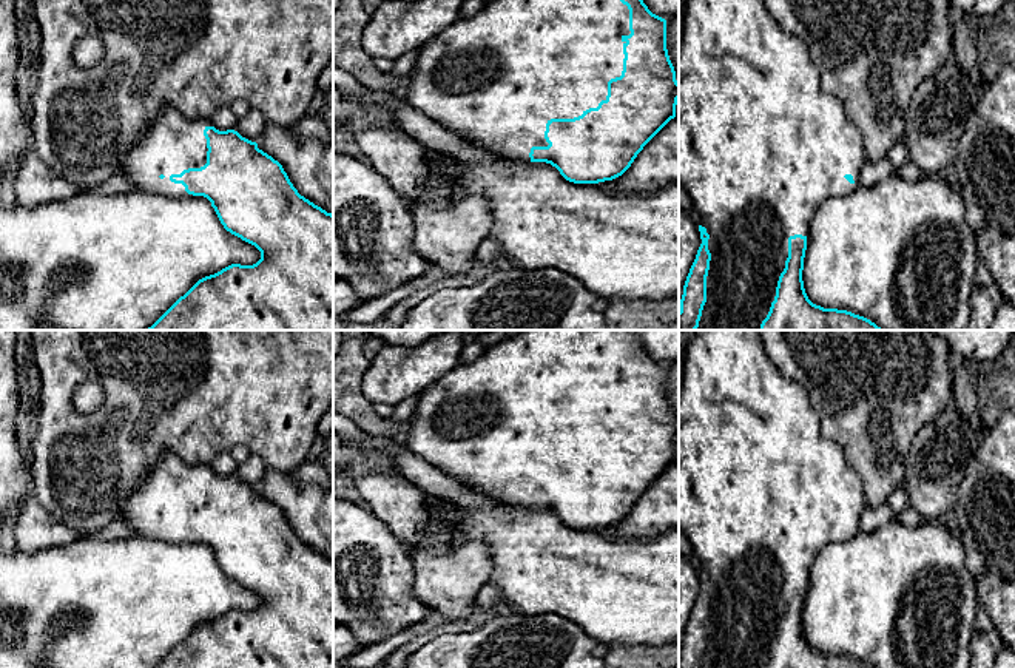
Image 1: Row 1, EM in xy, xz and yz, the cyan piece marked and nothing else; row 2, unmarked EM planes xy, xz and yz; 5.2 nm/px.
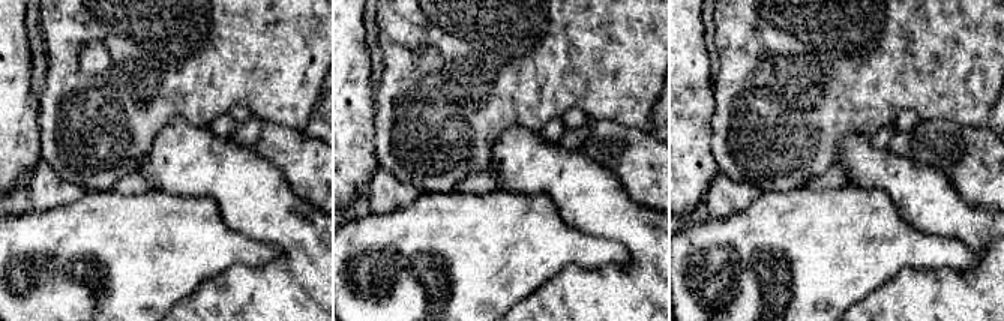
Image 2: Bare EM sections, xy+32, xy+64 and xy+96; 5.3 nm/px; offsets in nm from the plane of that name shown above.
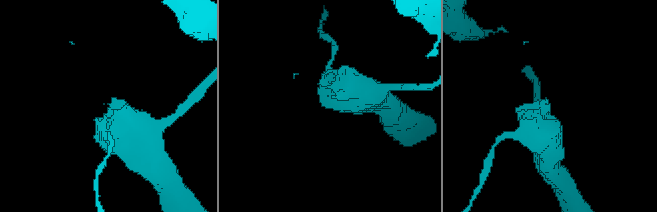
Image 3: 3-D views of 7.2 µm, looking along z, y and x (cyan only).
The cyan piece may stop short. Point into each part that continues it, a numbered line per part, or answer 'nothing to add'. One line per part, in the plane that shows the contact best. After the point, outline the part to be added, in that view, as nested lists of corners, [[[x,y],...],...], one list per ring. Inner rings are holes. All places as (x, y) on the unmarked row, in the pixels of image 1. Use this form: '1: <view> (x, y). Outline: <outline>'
1: xz (545, 397). Outline: [[[523,330],[514,338],[504,339],[484,350],[481,356],[469,364],[458,364],[449,373],[432,383],[420,393],[418,404],[410,417],[410,424],[403,435],[407,449],[435,466],[450,478],[472,486],[477,491],[506,501],[512,506],[531,508],[532,492],[548,492],[545,484],[546,469],[551,464],[574,464],[589,454],[597,454],[608,441],[608,427],[620,423],[623,417],[623,381],[629,381],[629,355],[620,347],[620,330]]]

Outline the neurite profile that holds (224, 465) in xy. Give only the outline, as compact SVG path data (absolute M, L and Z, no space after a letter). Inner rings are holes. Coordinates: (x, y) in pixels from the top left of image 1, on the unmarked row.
M224 452L224 454L219 454L216 458L213 458L210 466L216 475L227 477L227 475L233 475L239 464L230 455L230 452Z

